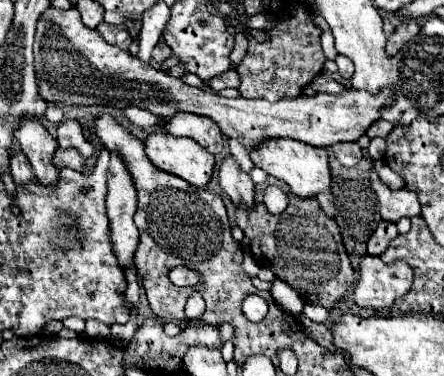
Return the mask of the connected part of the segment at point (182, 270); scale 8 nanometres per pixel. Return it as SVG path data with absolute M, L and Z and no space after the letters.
M174 267L174 269L170 269L168 277L178 287L196 287L196 285L202 283L200 273L198 271L192 271L188 267Z

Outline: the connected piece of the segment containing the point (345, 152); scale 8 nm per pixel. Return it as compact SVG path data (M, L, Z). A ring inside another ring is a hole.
M336 143L336 145L332 145L332 151L334 151L336 159L340 161L340 165L344 165L344 167L354 167L362 159L362 151L360 151L358 143Z

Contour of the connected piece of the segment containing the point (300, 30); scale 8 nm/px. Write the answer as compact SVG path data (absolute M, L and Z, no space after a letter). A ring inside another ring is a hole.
M280 3L276 9L276 23L264 29L268 39L258 43L252 35L248 37L248 53L236 67L240 73L240 97L246 99L268 99L278 101L282 97L298 97L302 89L322 71L324 53L320 47L322 31L314 25L310 5L306 3Z

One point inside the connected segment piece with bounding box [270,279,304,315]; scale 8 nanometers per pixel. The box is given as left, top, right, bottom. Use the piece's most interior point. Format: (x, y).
(284, 295)

